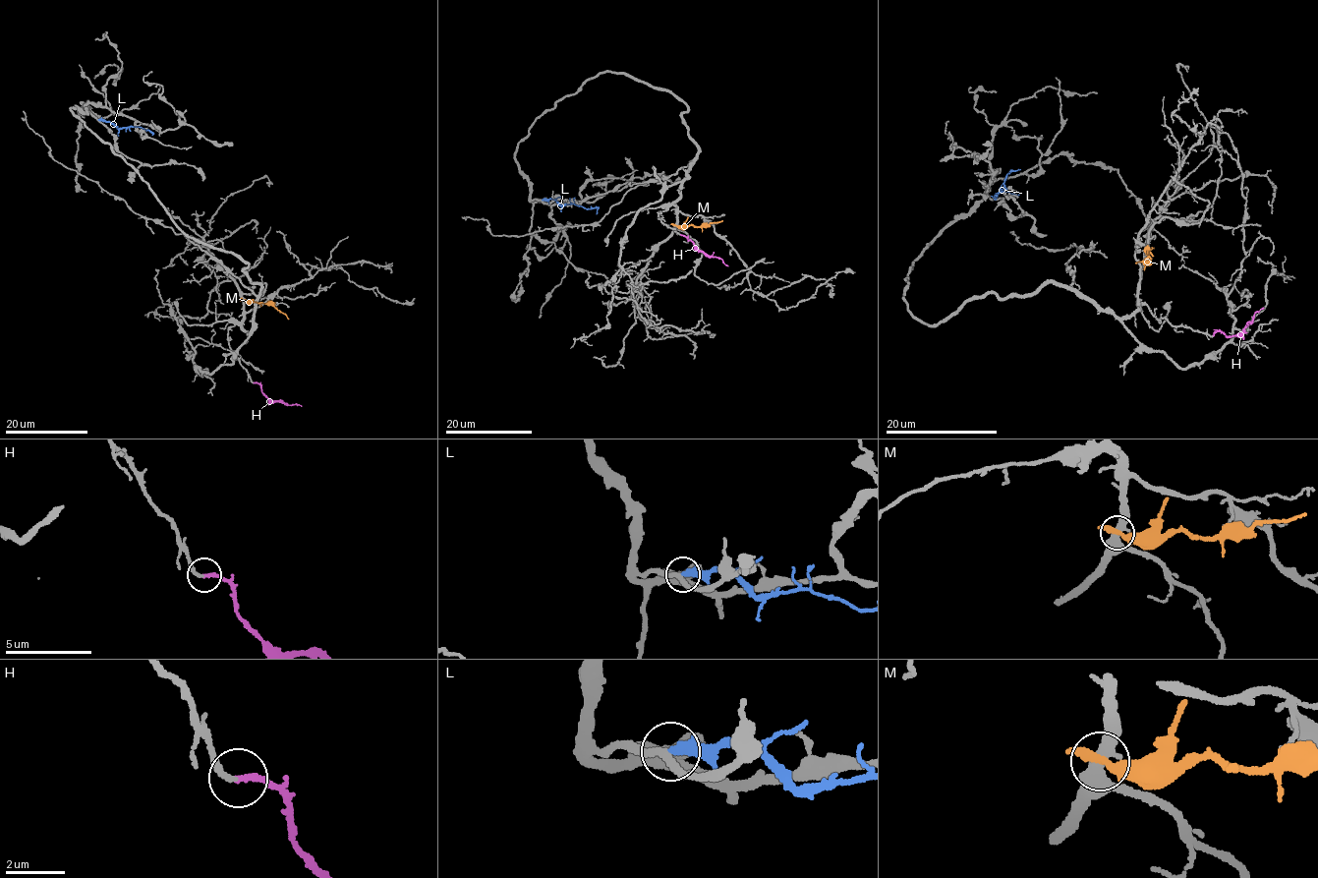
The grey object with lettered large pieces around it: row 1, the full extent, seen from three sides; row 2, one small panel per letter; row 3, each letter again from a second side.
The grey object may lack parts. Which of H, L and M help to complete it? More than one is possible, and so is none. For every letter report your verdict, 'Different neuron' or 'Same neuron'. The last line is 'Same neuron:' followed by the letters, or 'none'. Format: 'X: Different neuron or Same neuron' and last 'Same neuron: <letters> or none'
H: Same neuron
L: Different neuron
M: Different neuron
Same neuron: H

